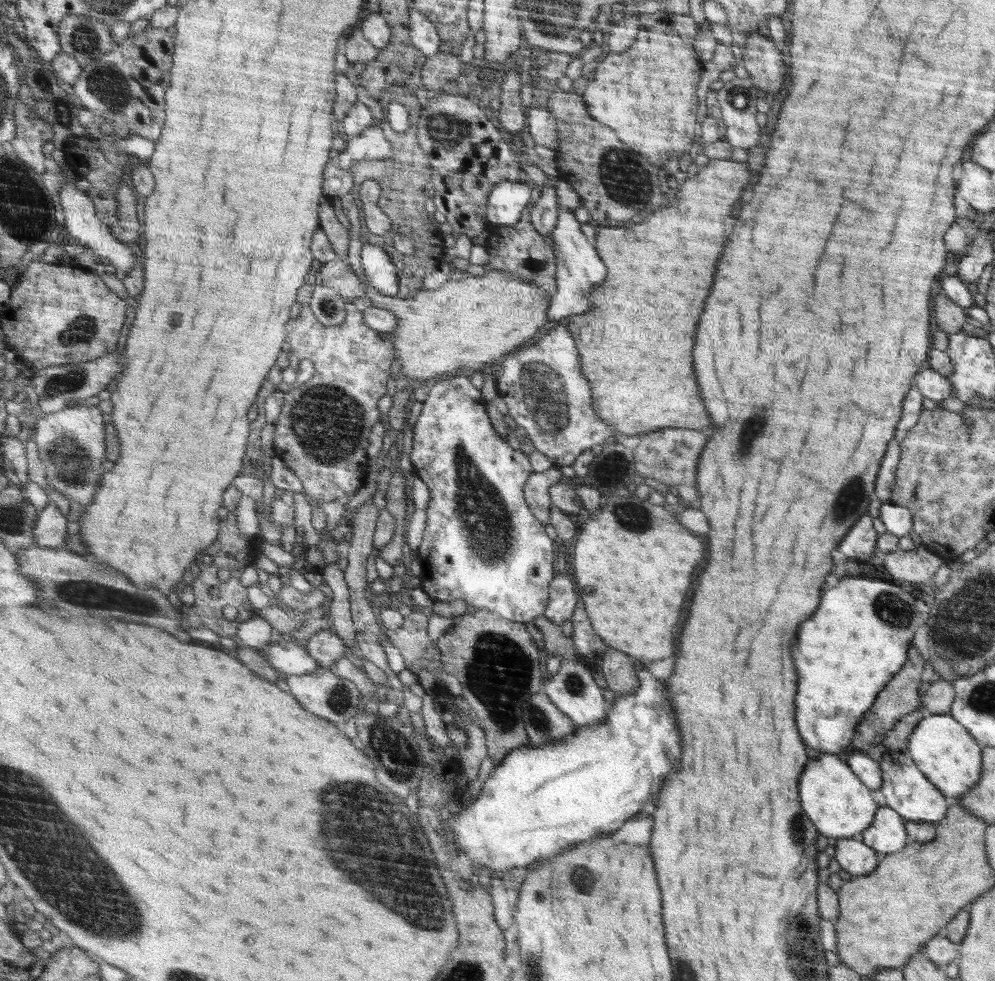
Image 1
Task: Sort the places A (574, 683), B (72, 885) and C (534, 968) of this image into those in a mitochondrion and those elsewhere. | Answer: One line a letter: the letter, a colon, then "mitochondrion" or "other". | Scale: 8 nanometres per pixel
A: mitochondrion
B: mitochondrion
C: mitochondrion

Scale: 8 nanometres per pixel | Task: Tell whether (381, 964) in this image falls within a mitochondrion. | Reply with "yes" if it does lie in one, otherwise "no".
no

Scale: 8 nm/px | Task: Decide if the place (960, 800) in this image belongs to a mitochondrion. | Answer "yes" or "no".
no

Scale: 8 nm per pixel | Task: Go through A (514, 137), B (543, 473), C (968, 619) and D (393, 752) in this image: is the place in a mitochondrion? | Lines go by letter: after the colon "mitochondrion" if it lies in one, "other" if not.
A: other
B: other
C: mitochondrion
D: mitochondrion

